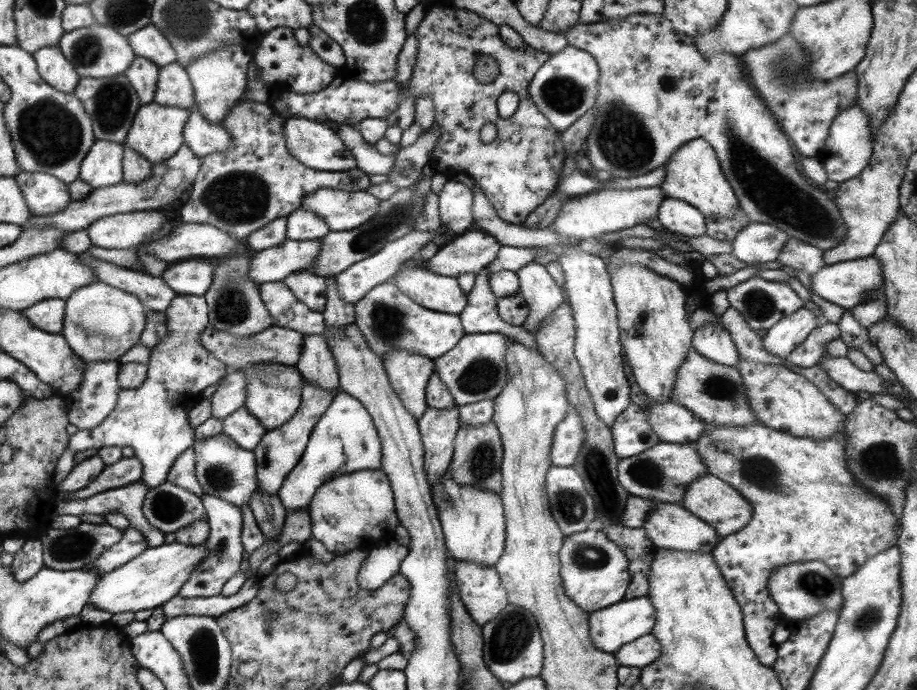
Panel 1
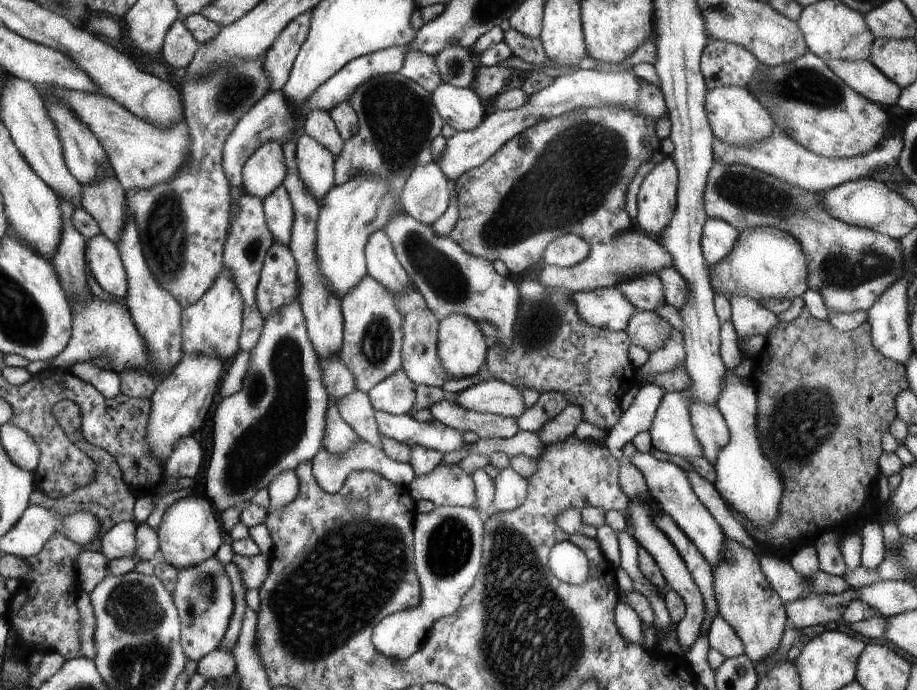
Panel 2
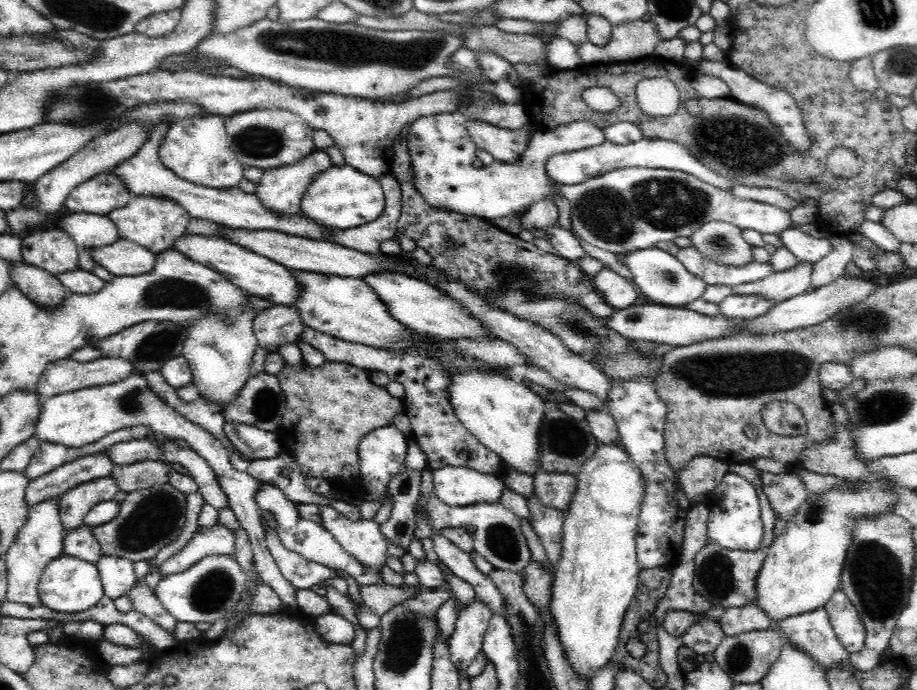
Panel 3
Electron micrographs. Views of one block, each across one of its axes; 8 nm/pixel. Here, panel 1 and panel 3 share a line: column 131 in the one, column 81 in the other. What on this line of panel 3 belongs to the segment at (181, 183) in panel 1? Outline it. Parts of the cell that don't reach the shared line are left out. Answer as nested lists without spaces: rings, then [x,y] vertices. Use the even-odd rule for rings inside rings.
[[[102,172],[100,176],[94,176],[80,186],[76,186],[64,206],[70,208],[72,214],[98,214],[108,216],[112,210],[120,210],[128,206],[128,202],[134,198],[122,182],[112,176],[112,172]]]

